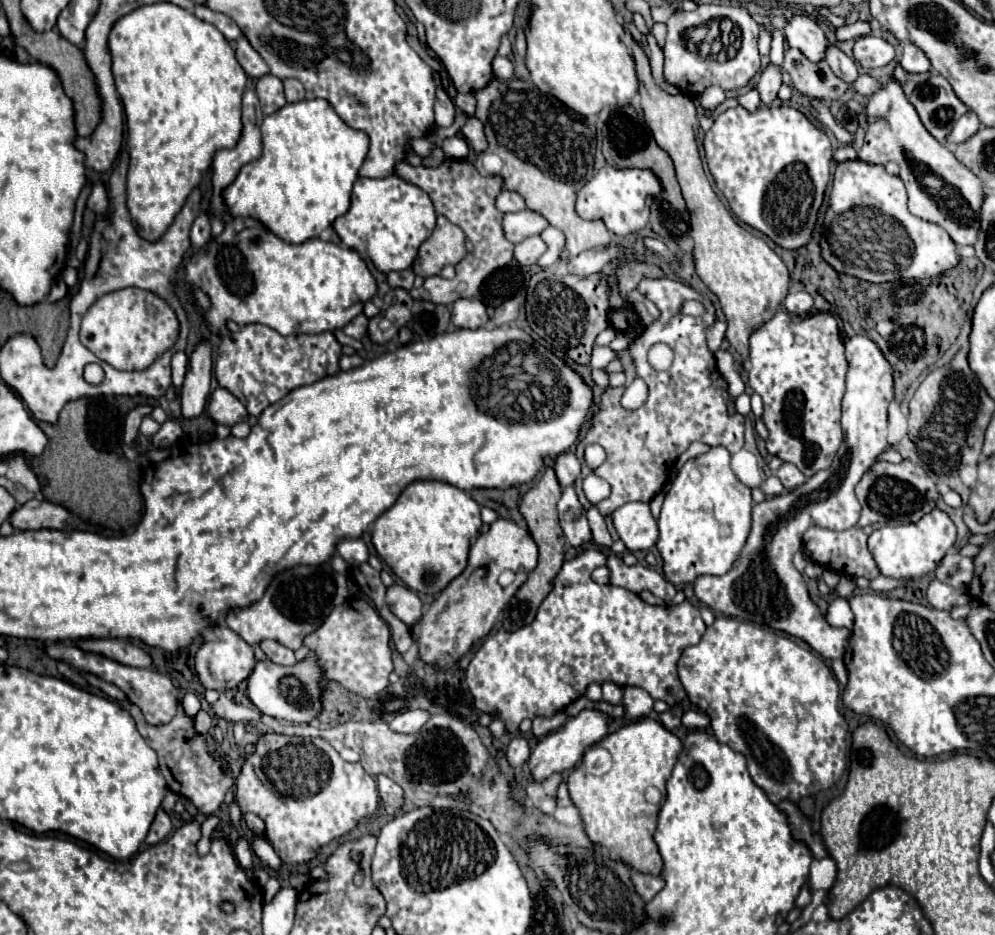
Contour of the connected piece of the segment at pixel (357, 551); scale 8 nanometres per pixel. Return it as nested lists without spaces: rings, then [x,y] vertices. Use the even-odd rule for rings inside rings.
[[[340,539],[336,545],[336,553],[348,563],[348,565],[360,565],[368,561],[368,547],[362,539]]]

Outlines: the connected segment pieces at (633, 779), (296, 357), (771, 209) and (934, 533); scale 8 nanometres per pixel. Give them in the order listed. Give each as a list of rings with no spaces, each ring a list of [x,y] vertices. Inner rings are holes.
[[[644,717],[606,735],[598,745],[610,751],[612,769],[604,777],[588,777],[580,765],[568,777],[568,793],[580,811],[586,835],[592,843],[602,845],[612,861],[620,861],[640,873],[660,875],[664,863],[652,839],[660,805],[646,799],[646,789],[656,787],[664,799],[666,781],[682,753],[682,743],[658,721]]]
[[[246,325],[238,333],[230,333],[218,347],[214,375],[220,387],[238,397],[250,415],[258,417],[266,407],[280,401],[286,393],[300,385],[312,385],[328,375],[336,375],[338,353],[342,345],[326,331],[318,335],[284,337],[266,325]],[[336,353],[336,355],[330,355]]]
[[[760,105],[752,115],[744,107],[734,107],[716,117],[712,129],[704,135],[704,151],[708,169],[716,179],[718,189],[730,203],[734,215],[746,225],[758,229],[784,249],[800,249],[808,245],[818,211],[824,203],[824,191],[830,181],[832,145],[824,131],[816,129],[798,109],[794,107],[766,107]]]
[[[934,509],[916,523],[876,529],[868,537],[868,549],[882,575],[904,581],[918,581],[920,577],[932,573],[940,565],[940,561],[954,545],[954,541],[956,541],[956,525],[944,511]]]

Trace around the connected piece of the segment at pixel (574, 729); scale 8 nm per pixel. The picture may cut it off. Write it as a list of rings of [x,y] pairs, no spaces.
[[[584,709],[578,717],[572,717],[566,721],[566,725],[546,737],[542,737],[536,745],[536,749],[532,751],[530,755],[530,761],[528,761],[528,769],[530,769],[530,775],[534,781],[544,781],[548,779],[552,773],[562,773],[562,771],[568,771],[572,769],[584,755],[584,751],[588,747],[592,747],[594,743],[598,743],[608,731],[608,717],[600,711],[588,711]]]

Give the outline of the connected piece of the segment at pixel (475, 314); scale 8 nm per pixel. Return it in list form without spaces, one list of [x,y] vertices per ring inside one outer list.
[[[460,299],[452,307],[452,323],[460,329],[480,329],[488,321],[488,313],[478,299]]]

